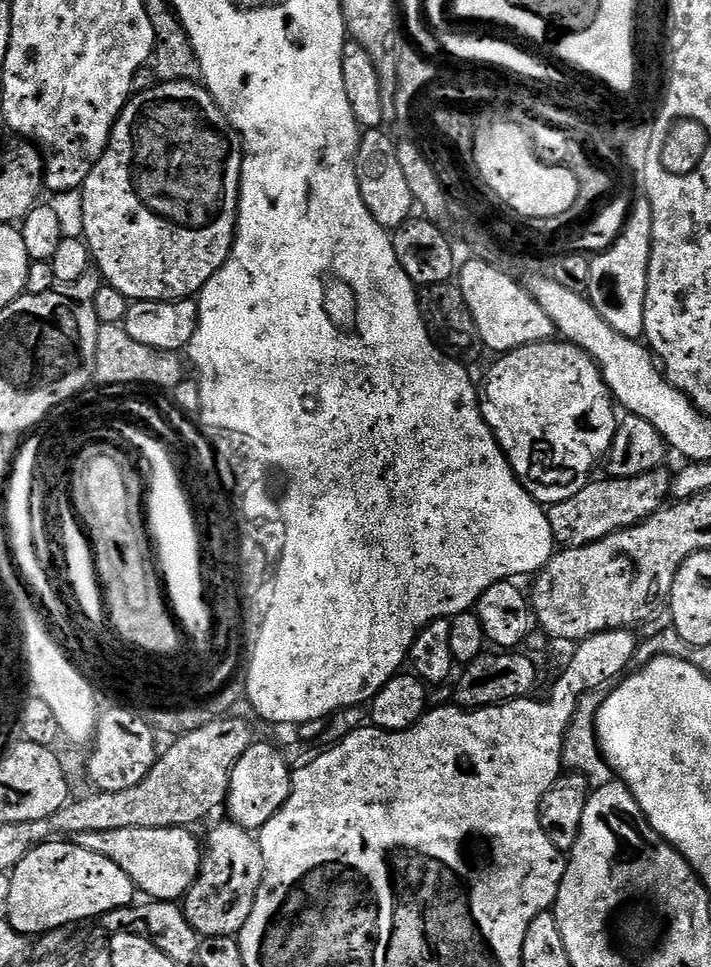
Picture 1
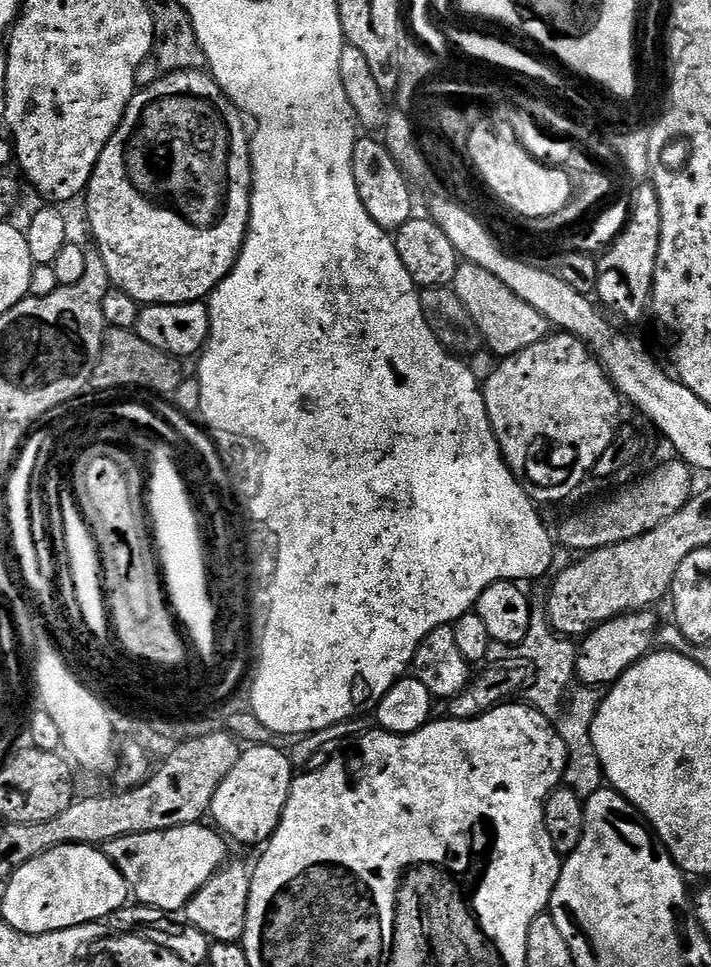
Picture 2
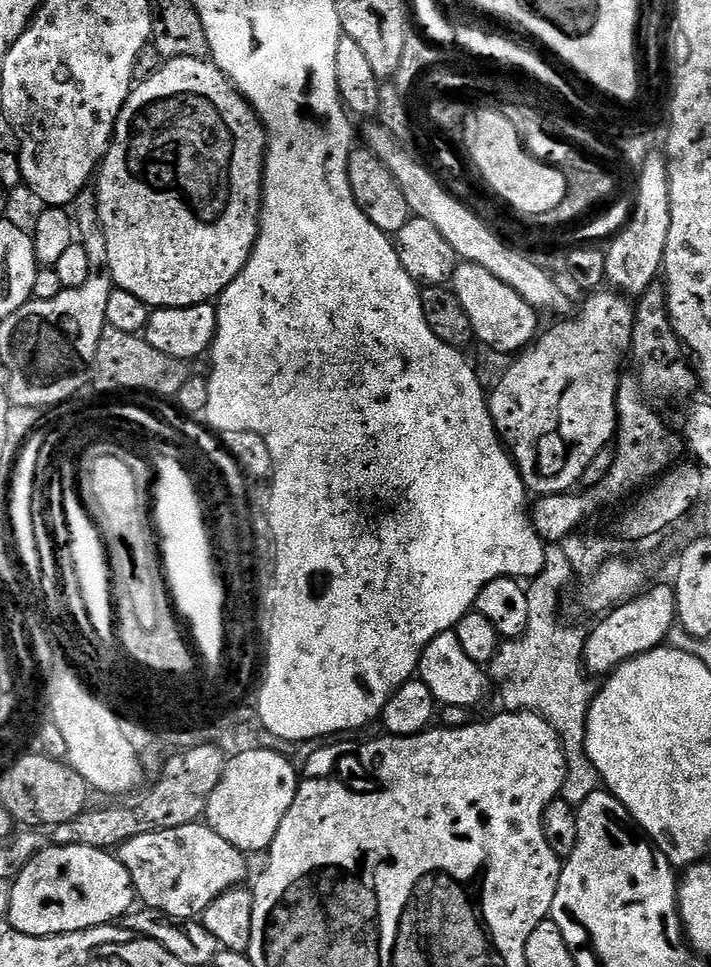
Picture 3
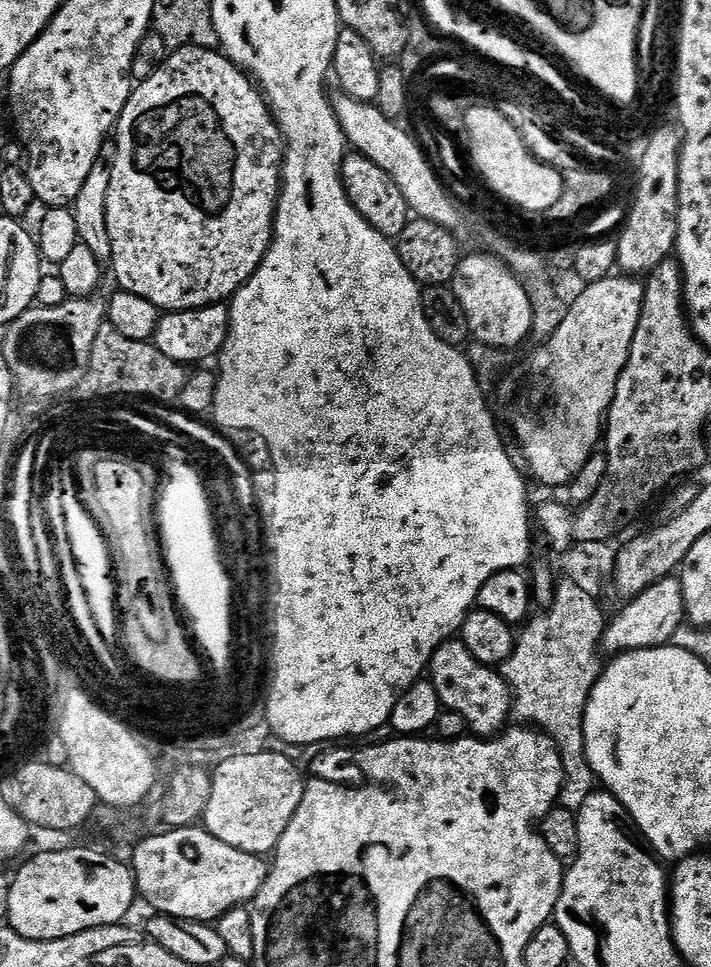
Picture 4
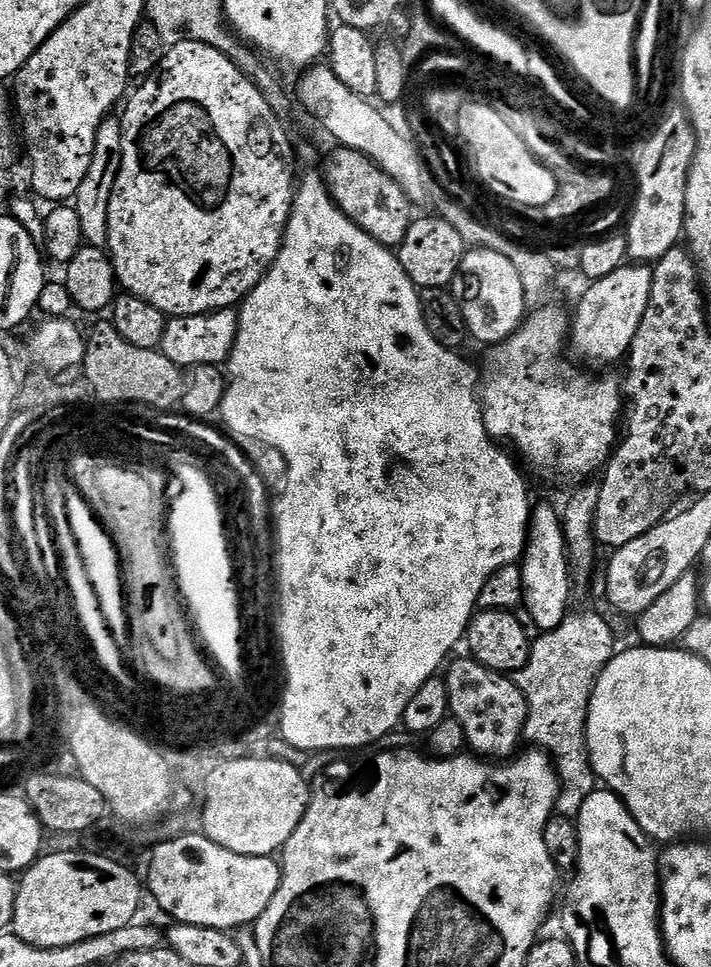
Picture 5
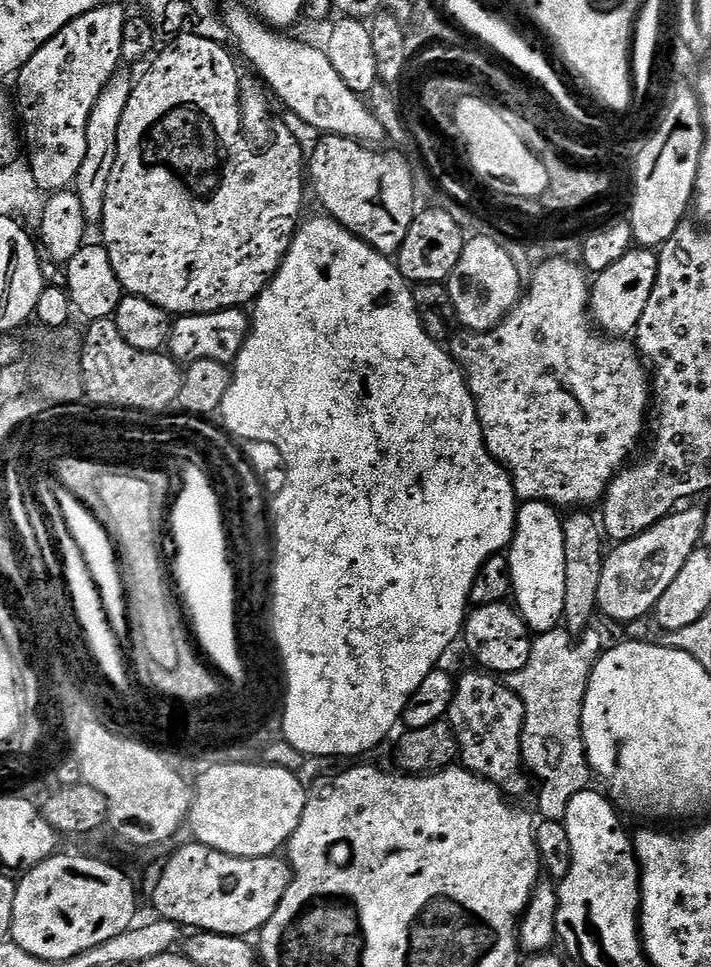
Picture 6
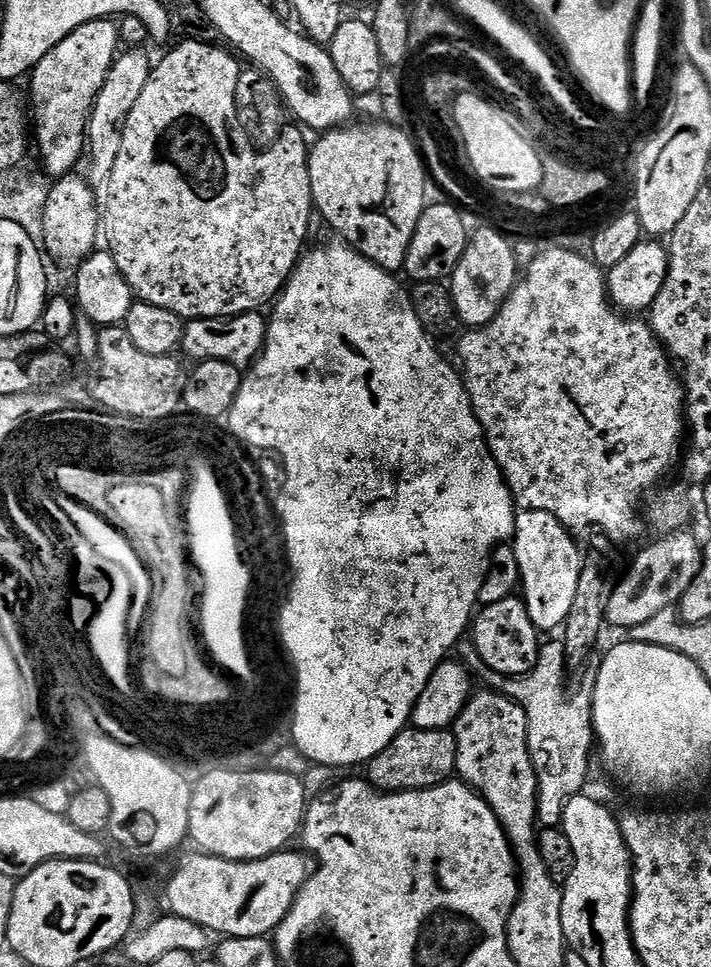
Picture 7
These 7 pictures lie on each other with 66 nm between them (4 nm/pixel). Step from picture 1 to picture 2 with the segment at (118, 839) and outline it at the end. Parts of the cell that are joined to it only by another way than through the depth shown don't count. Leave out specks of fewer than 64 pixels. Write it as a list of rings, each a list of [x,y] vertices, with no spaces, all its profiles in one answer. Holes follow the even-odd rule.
[[[207,823],[187,824],[165,832],[130,834],[114,838],[102,845],[102,851],[122,874],[131,895],[139,903],[169,914],[187,909],[188,904],[212,876],[225,867],[226,840],[215,827]]]

